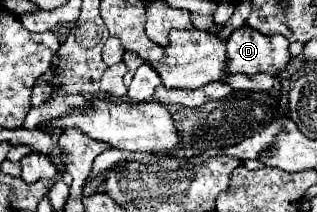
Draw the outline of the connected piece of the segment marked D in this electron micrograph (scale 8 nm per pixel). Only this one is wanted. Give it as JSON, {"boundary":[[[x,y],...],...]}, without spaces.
{"boundary":[[[244,25],[232,33],[226,45],[226,75],[270,73],[276,75],[290,61],[288,41],[280,35],[262,35]]]}

